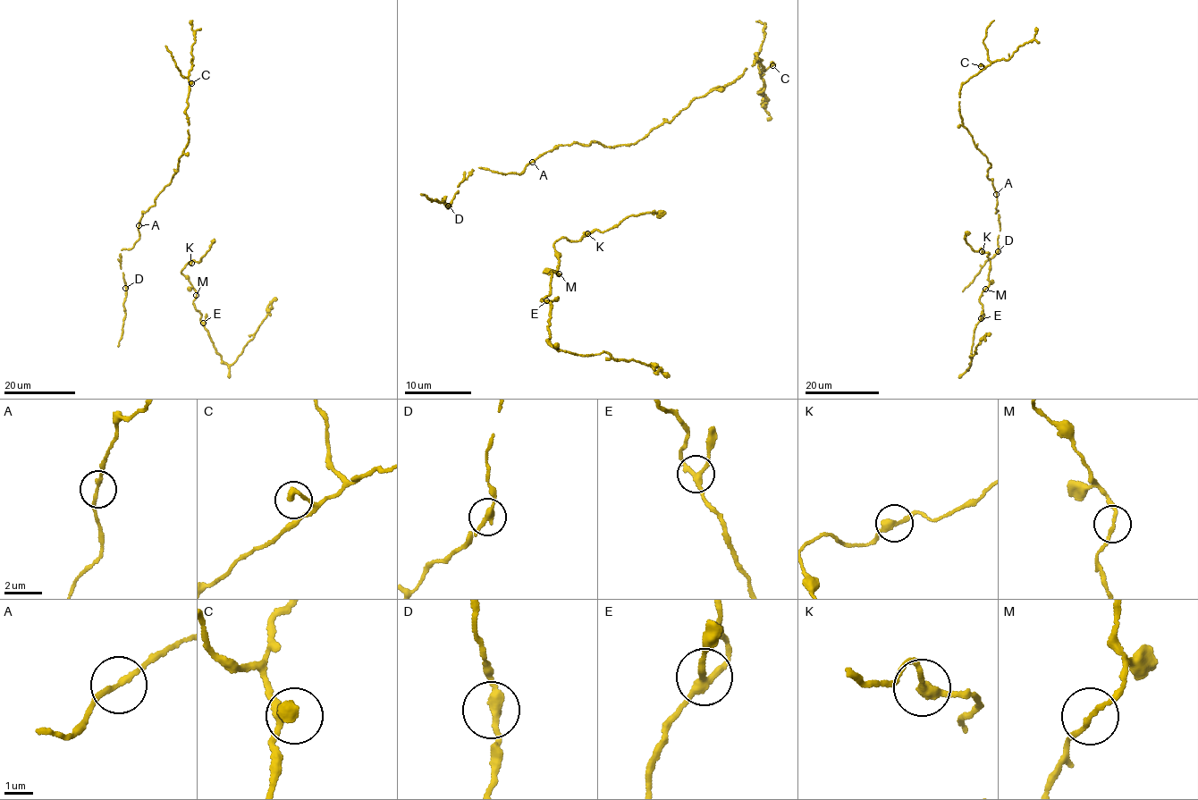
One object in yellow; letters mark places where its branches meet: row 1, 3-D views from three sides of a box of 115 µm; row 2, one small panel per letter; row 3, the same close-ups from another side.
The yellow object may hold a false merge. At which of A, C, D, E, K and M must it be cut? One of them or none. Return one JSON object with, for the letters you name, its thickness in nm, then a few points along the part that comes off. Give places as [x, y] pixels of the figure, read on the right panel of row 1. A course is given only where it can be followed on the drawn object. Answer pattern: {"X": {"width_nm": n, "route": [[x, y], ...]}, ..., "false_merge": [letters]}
{"false_merge": []}

